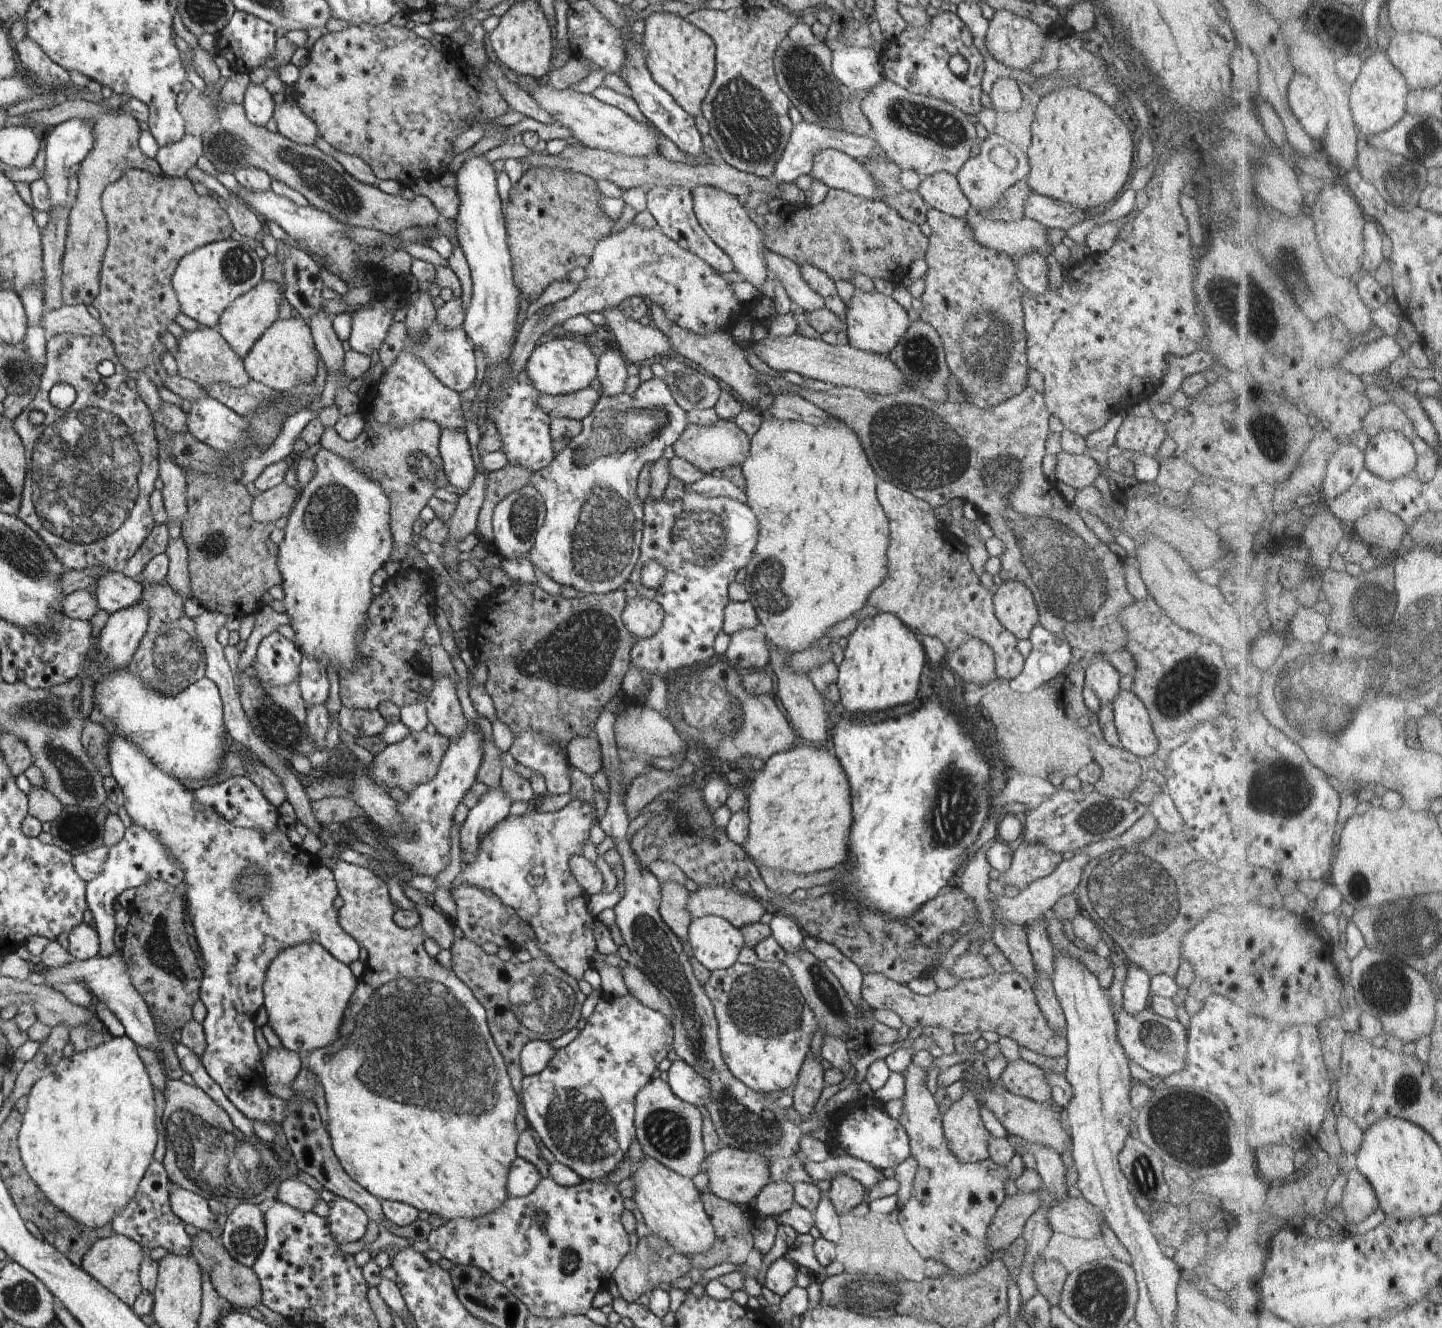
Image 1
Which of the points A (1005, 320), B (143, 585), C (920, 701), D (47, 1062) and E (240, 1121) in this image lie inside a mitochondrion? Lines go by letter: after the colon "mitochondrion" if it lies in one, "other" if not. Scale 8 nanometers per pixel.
A: mitochondrion
B: other
C: other
D: other
E: mitochondrion

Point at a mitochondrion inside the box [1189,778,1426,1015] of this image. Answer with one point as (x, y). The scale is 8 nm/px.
(1377, 988)

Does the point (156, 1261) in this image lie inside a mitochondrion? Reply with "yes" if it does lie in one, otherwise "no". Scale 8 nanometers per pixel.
no

